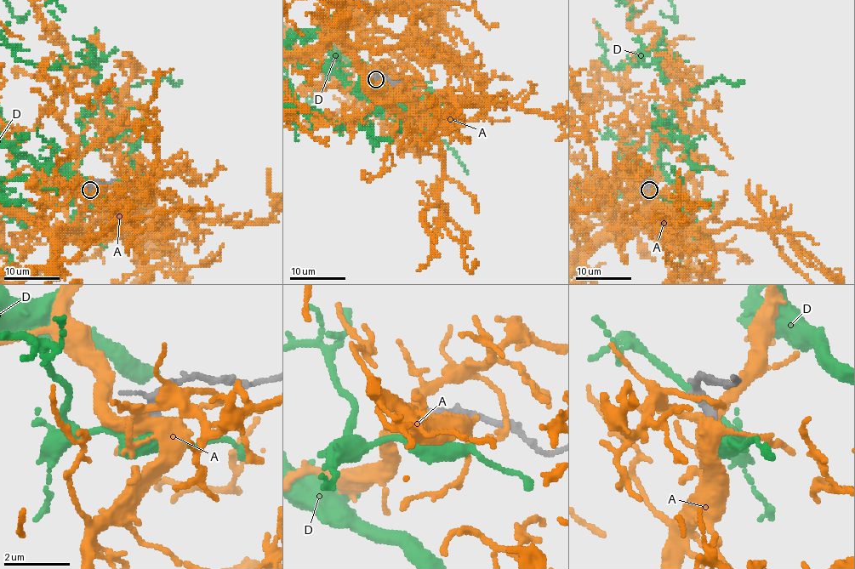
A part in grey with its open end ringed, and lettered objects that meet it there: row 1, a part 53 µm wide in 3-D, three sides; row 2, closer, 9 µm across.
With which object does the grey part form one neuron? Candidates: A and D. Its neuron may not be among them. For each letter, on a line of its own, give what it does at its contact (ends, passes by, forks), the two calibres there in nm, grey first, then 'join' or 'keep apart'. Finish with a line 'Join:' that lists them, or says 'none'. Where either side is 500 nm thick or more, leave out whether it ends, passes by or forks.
A: it forks | 280/400 nm | keep apart
D: it forks | 240/400 nm | keep apart
Join: none

